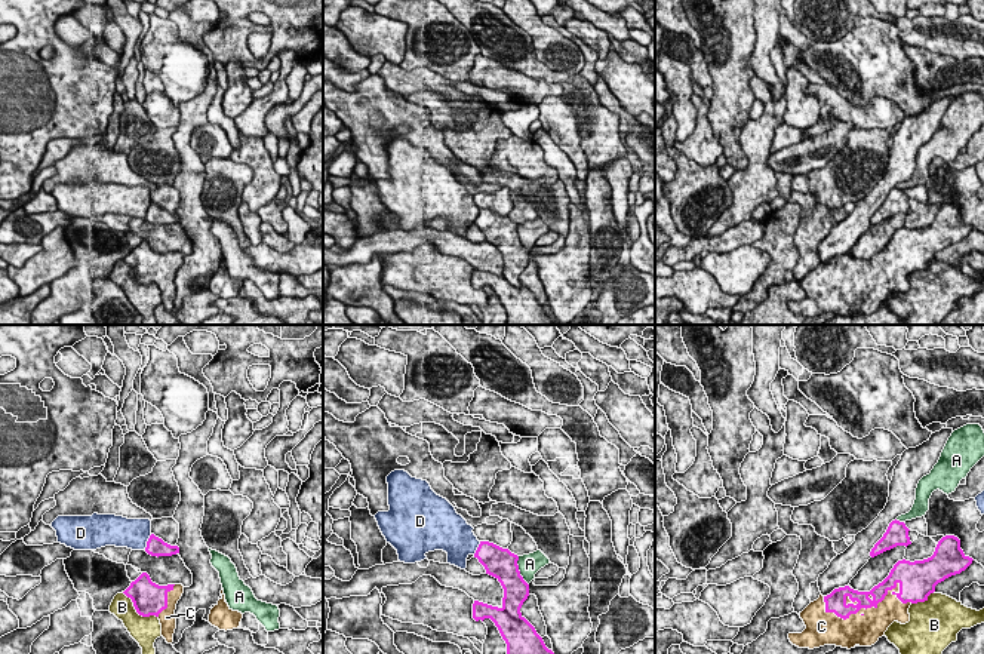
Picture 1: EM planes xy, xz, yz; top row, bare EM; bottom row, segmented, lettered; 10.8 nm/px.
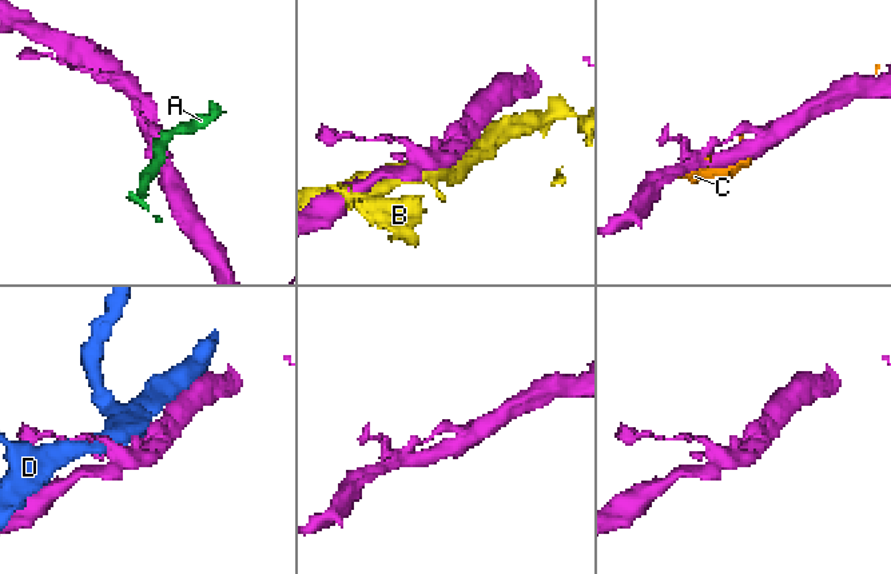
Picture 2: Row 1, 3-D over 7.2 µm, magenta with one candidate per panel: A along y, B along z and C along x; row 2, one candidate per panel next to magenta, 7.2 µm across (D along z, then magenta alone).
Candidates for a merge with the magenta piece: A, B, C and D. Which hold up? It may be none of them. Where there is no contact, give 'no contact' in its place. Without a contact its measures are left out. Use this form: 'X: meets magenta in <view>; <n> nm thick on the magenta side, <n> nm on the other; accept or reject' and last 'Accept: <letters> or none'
A: meets magenta in xz; 320 nm thick on the magenta side, 220 nm on the other; reject
B: meets magenta in xy; 360 nm thick on the magenta side, 300 nm on the other; reject
C: meets magenta in yz; 160 nm thick on the magenta side, 320 nm on the other; accept
D: meets magenta in xy; 200 nm thick on the magenta side, 320 nm on the other; reject
Accept: C

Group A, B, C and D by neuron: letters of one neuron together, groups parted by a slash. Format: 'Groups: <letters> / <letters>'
Groups: A / B / C / D

